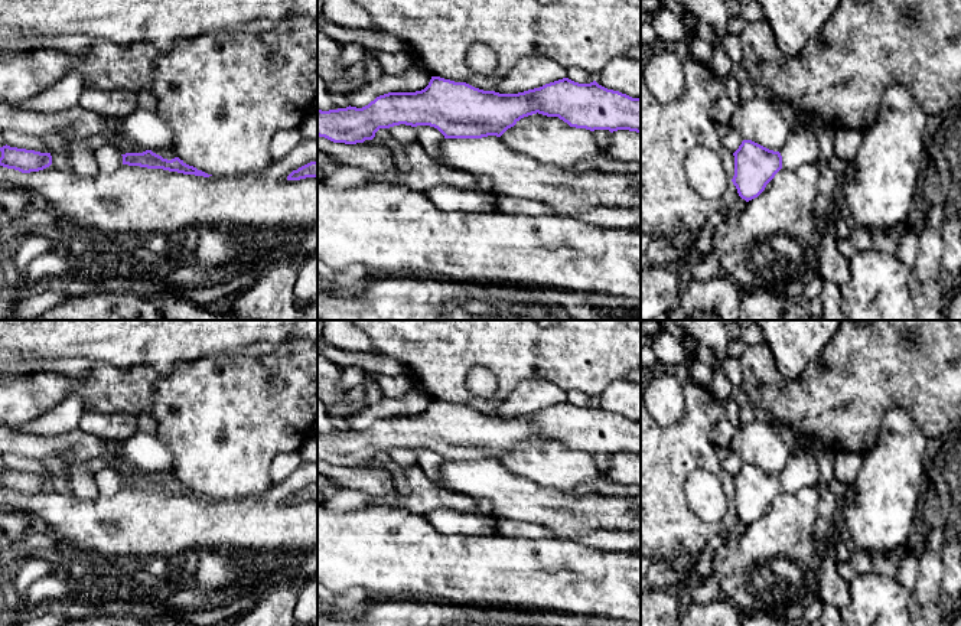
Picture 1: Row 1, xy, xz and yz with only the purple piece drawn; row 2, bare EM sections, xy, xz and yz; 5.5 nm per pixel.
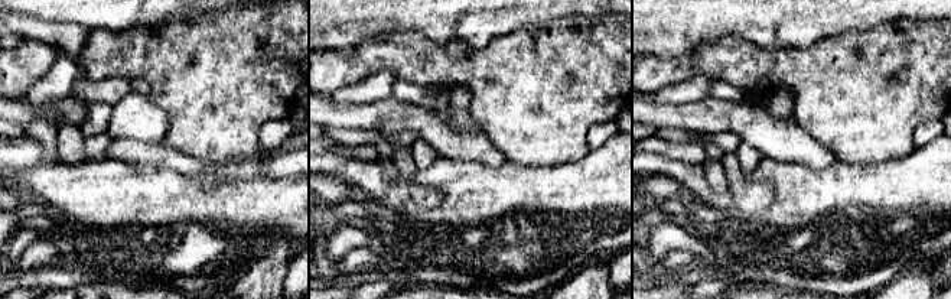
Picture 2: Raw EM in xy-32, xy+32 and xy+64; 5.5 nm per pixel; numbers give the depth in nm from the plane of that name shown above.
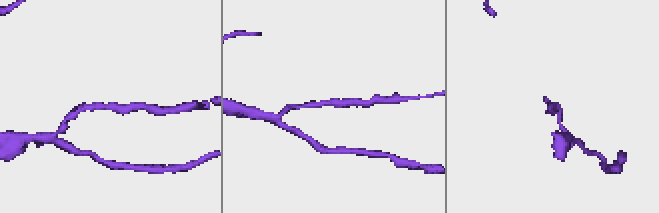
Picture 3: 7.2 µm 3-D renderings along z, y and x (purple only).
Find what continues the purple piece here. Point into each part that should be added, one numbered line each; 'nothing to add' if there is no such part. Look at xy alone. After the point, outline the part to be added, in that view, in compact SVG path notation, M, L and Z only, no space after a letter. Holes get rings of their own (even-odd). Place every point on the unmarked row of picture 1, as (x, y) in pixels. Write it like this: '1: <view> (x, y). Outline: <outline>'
nothing to add

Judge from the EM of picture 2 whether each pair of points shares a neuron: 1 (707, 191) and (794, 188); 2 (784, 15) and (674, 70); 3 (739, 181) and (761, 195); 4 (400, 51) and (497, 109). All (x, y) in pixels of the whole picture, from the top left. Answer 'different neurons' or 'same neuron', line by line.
1: same neuron
2: different neurons
3: same neuron
4: same neuron

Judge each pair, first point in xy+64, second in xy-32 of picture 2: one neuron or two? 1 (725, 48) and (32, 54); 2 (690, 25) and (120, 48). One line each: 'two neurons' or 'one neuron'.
1: one neuron
2: two neurons

